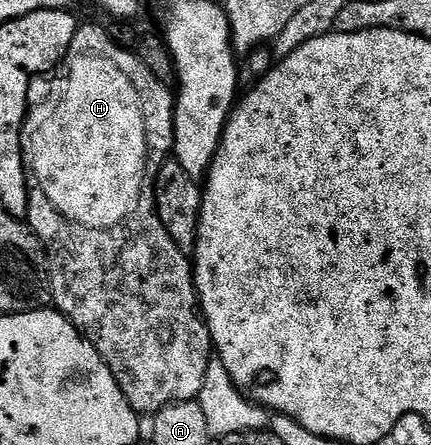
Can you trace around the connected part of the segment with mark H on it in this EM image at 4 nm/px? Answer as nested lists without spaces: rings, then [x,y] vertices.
[[[82,52],[82,54],[75,55],[74,58],[72,56],[66,57],[56,67],[55,72],[38,74],[37,77],[29,81],[29,105],[25,112],[25,127],[21,129],[21,143],[25,153],[25,164],[35,186],[46,194],[52,209],[60,213],[74,227],[89,230],[92,226],[117,225],[132,213],[139,199],[140,174],[147,169],[147,151],[150,149],[151,142],[143,124],[139,96],[135,92],[131,80],[127,80],[127,76],[123,76],[123,72],[119,72],[119,68],[115,68],[115,64],[111,64],[109,58],[101,58],[98,54]]]

